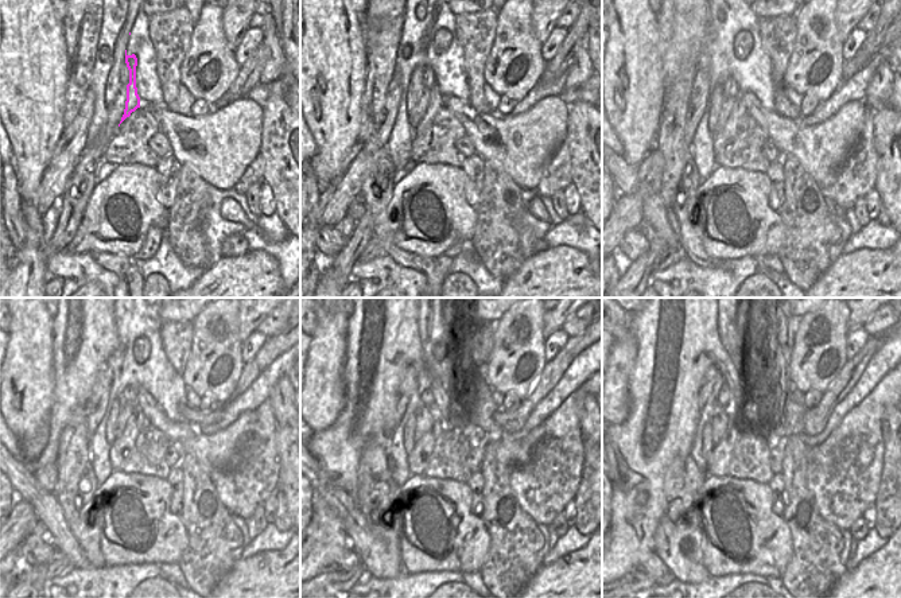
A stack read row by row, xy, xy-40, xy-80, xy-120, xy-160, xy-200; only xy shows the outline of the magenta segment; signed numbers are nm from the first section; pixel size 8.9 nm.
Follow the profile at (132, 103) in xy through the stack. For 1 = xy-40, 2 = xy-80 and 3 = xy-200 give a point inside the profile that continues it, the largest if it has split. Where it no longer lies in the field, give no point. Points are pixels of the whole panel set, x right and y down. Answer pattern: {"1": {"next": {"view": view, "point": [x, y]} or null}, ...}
{"1": {"next": {"view": "xy-40", "point": [435, 101]}}, "2": {"next": {"view": "xy-80", "point": [731, 127]}}, "3": {"next": {"view": "xy-200", "point": [718, 463]}}}

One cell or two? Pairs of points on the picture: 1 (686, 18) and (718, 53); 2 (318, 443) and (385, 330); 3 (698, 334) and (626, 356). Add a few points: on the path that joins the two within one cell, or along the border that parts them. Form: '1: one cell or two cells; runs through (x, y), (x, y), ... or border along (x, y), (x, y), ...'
1: two cells; border along (711, 14), (709, 43), (706, 47)
2: one cell; runs through (349, 422), (369, 402), (377, 361)
3: two cells; border along (630, 331), (636, 341), (636, 358), (628, 384)

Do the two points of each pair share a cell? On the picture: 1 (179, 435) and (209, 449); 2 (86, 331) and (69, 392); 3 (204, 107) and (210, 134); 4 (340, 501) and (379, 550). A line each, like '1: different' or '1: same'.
1: same
2: same
3: different
4: same

